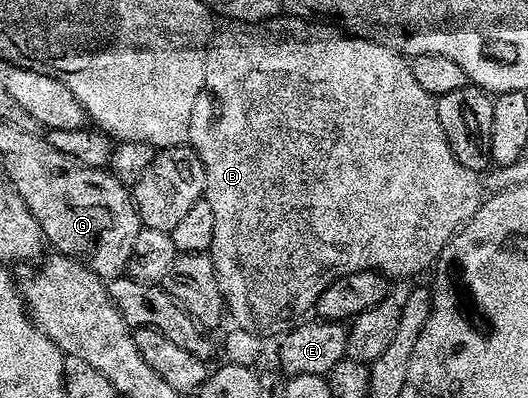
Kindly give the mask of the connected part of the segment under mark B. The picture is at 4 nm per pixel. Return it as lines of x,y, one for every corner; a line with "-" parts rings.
275,16
272,20
234,22
226,27
230,28
224,29
219,36
217,33
211,39
210,47
206,50
206,89
202,91
200,98
196,98
196,110
192,110
192,126
190,127
188,144
189,147
194,149
194,153
200,158
200,162
204,162
204,170
206,171
206,194
204,198
212,206
212,210
216,214
216,238
212,242
209,255
214,258
214,265
222,282
222,293
226,298
226,307
232,320
234,316
234,324
239,329
251,331
252,334
263,338
269,338
269,336
278,338
295,327
305,317
302,315
309,308
311,311
317,305
320,294
324,294
324,290
328,290
328,286
332,286
332,282
336,282
348,274
381,272
383,276
397,281
396,279
406,280
409,276
418,276
421,272
428,271
429,268
431,271
438,261
441,260
442,251
450,245
451,238
482,209
484,203
482,188
484,192
484,184
483,181
482,184
478,181
481,180
479,173
468,170
464,166
460,166
460,162
456,162
456,154
452,154
452,146
448,146
448,138
444,134
444,126
440,126
437,99
432,94
428,94
428,90
422,89
420,82
416,82
416,74
412,74
410,69
411,61
403,56
401,52
392,50
388,46
377,44
371,40
362,40
358,36
347,34
341,27
331,26
326,22
315,22
313,19
301,16

